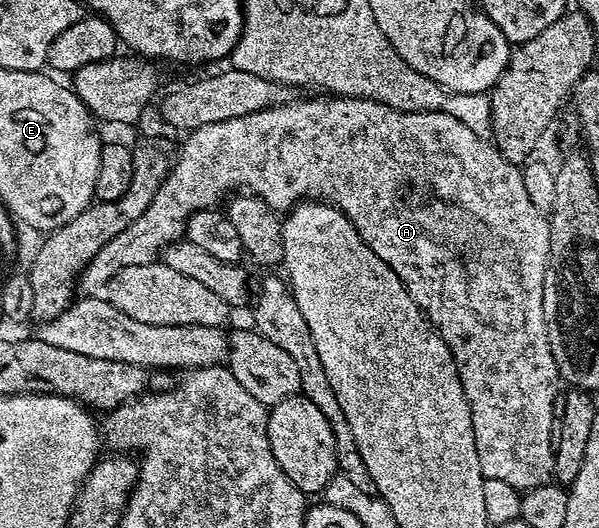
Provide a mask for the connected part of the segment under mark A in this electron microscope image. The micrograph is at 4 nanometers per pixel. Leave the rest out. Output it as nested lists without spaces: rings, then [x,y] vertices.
[[[310,96],[306,102],[293,100],[285,106],[275,106],[262,112],[250,112],[250,116],[238,116],[234,120],[222,120],[222,124],[206,124],[206,128],[198,128],[187,135],[188,138],[174,154],[168,167],[166,180],[154,192],[154,200],[150,206],[126,232],[118,232],[94,260],[90,260],[78,279],[78,286],[88,296],[103,291],[109,282],[122,268],[145,266],[157,261],[158,255],[173,242],[184,238],[184,223],[191,214],[200,210],[211,210],[219,207],[233,192],[247,192],[258,197],[273,212],[287,212],[293,206],[305,201],[315,200],[326,207],[340,211],[346,220],[356,229],[361,240],[374,256],[378,256],[381,264],[395,272],[398,280],[406,288],[412,305],[426,319],[427,325],[440,335],[448,351],[452,353],[452,363],[456,365],[456,375],[460,378],[460,388],[468,405],[470,424],[472,425],[473,450],[476,453],[476,464],[481,479],[501,481],[510,488],[521,492],[532,490],[536,486],[545,485],[552,468],[552,451],[554,449],[554,406],[558,375],[556,365],[550,356],[550,348],[544,335],[544,317],[542,316],[542,280],[546,268],[546,256],[550,246],[548,220],[539,214],[526,196],[524,176],[519,165],[507,162],[494,146],[490,145],[481,135],[470,132],[466,124],[454,120],[454,116],[446,116],[442,112],[418,112],[411,114],[405,110],[395,110],[381,102],[365,98],[345,98],[343,96]]]

